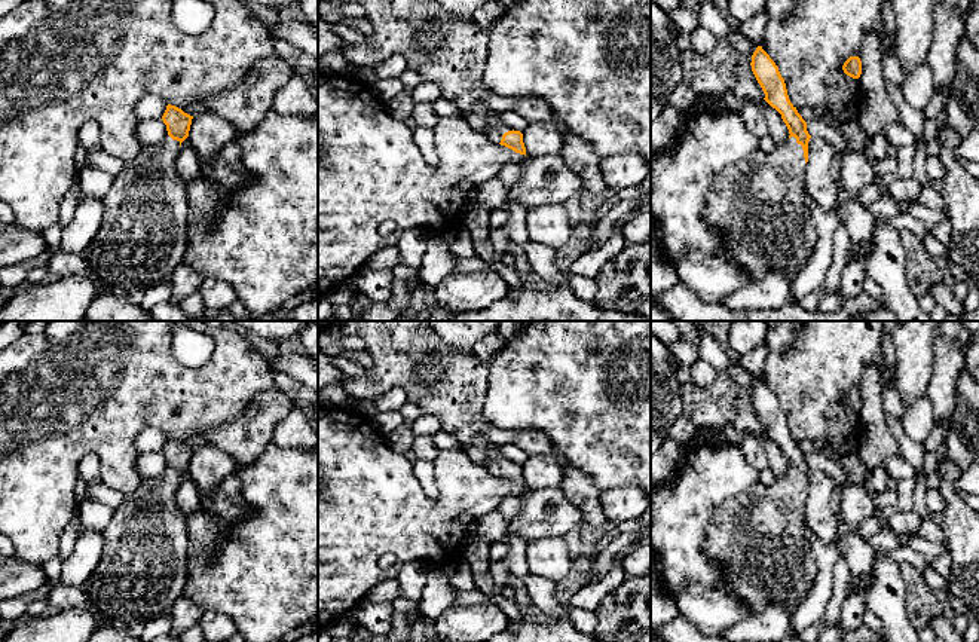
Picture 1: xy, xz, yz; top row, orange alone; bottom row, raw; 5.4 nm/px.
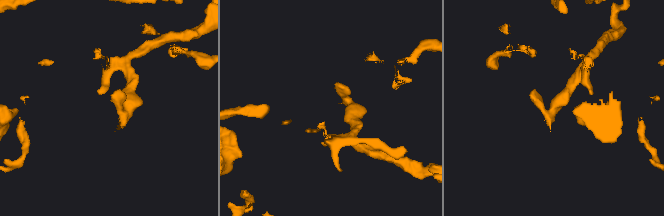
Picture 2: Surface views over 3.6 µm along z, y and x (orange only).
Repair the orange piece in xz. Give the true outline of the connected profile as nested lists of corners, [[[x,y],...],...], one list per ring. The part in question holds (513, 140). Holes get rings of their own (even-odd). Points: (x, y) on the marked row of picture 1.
[[[493,113],[493,117],[490,120],[490,131],[489,138],[495,143],[499,143],[501,146],[505,146],[515,153],[526,156],[526,147],[523,143],[523,134],[520,131],[514,131],[508,128],[499,117],[498,113]]]

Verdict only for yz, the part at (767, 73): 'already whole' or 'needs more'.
needs more

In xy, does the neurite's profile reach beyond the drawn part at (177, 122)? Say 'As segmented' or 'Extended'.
Extended

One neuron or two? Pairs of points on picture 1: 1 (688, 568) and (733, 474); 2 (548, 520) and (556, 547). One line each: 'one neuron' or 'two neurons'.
1: one neuron
2: two neurons

